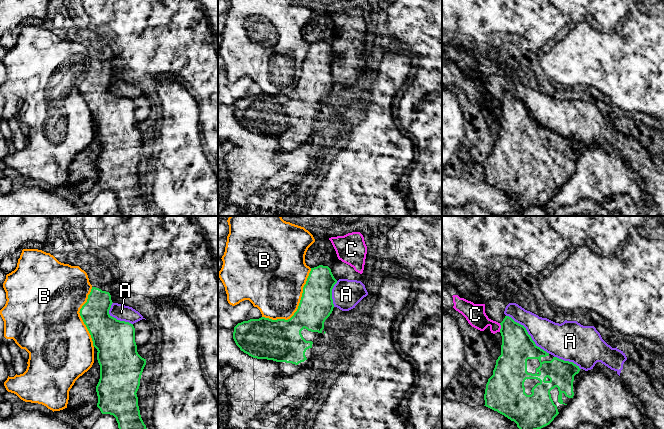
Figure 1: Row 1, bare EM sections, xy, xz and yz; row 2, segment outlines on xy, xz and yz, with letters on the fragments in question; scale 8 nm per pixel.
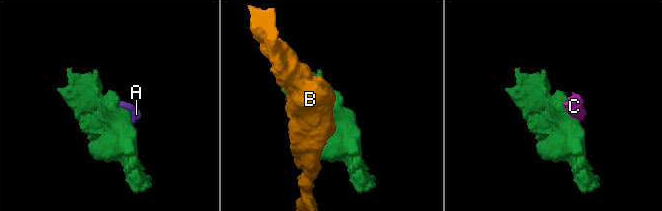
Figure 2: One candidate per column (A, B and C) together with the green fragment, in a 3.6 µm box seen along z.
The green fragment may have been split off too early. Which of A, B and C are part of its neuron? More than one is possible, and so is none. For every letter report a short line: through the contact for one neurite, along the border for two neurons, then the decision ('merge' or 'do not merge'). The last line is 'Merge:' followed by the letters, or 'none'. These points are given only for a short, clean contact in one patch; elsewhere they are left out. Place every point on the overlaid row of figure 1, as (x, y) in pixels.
A: do not merge
B: do not merge
C: yz (499, 323), (500, 331) | do not merge
Merge: none

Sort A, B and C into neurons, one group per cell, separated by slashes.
A C / B

